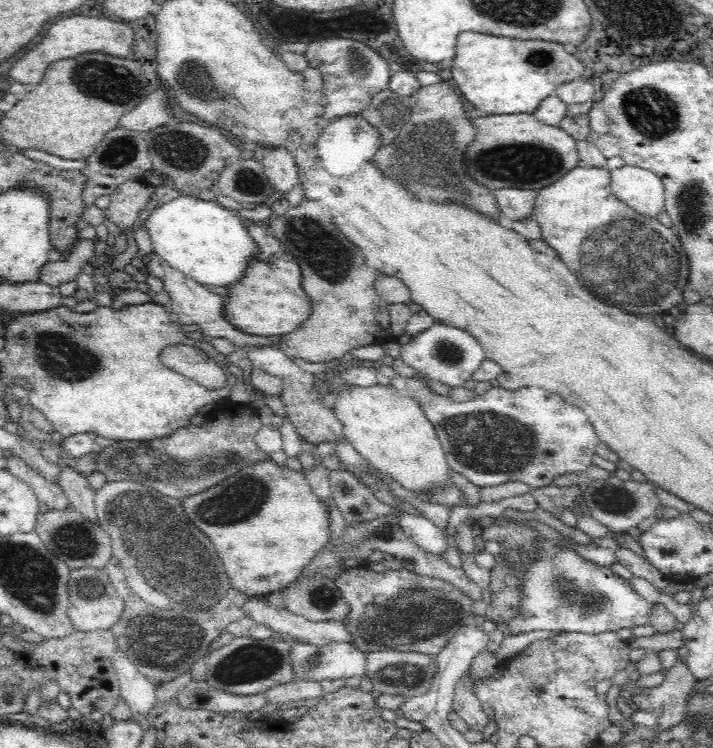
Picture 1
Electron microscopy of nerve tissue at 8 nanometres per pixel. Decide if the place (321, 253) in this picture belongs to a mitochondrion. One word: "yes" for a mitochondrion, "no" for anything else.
yes

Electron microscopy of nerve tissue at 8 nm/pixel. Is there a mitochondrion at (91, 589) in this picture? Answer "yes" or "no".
yes

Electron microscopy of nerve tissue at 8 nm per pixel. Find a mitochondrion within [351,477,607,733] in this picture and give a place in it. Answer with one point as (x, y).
(417, 613)

